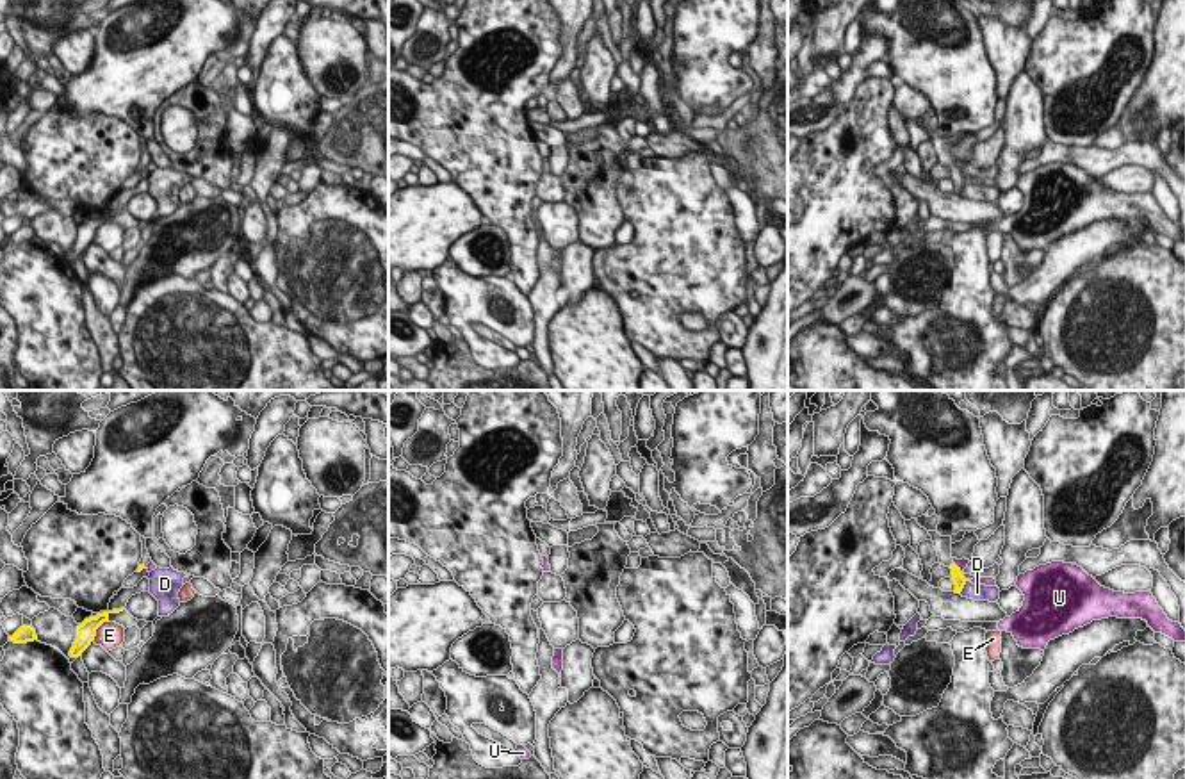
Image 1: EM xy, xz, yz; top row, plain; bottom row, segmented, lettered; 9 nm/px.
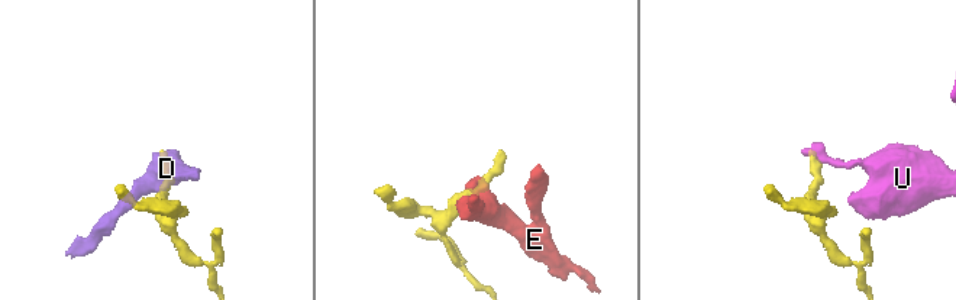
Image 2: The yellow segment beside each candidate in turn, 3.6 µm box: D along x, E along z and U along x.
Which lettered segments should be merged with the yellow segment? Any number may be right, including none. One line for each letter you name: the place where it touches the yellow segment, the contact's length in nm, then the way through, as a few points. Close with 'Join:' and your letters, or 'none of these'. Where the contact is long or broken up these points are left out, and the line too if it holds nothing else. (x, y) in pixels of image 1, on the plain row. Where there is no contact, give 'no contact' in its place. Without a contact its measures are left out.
Join: none of these

